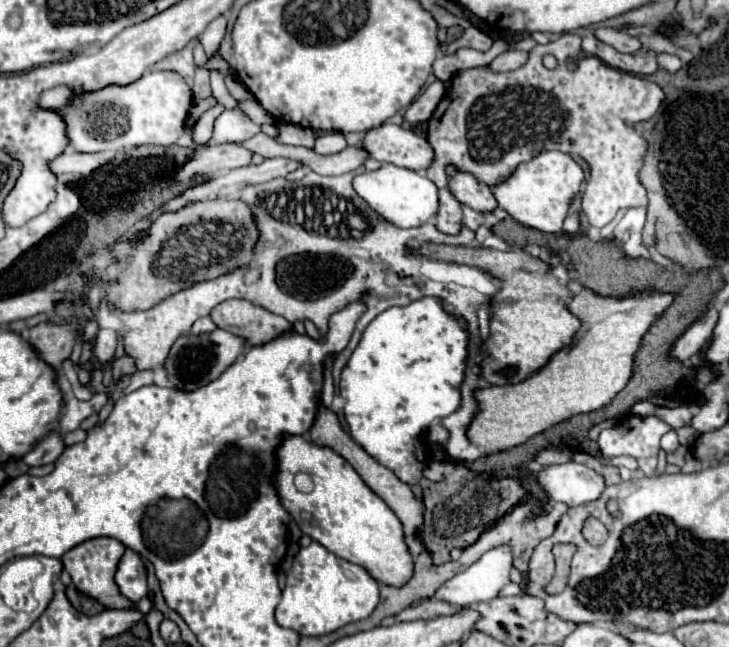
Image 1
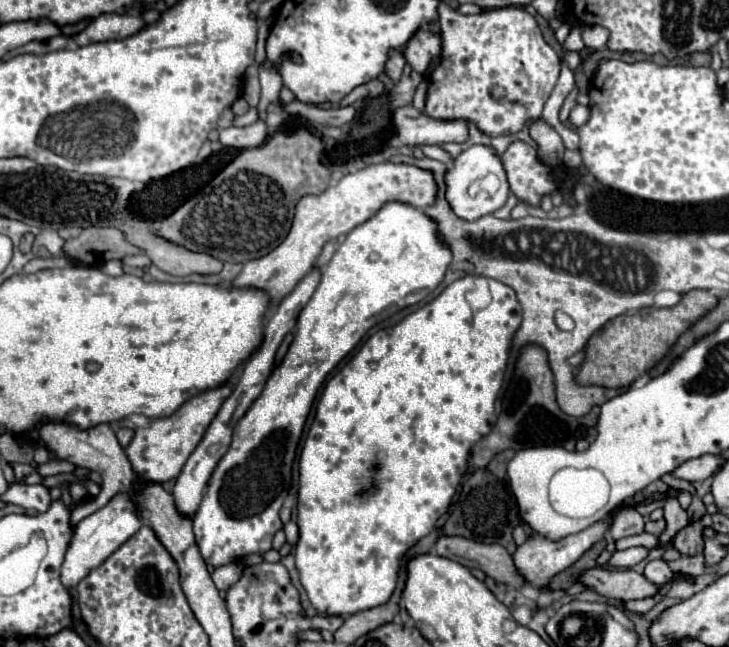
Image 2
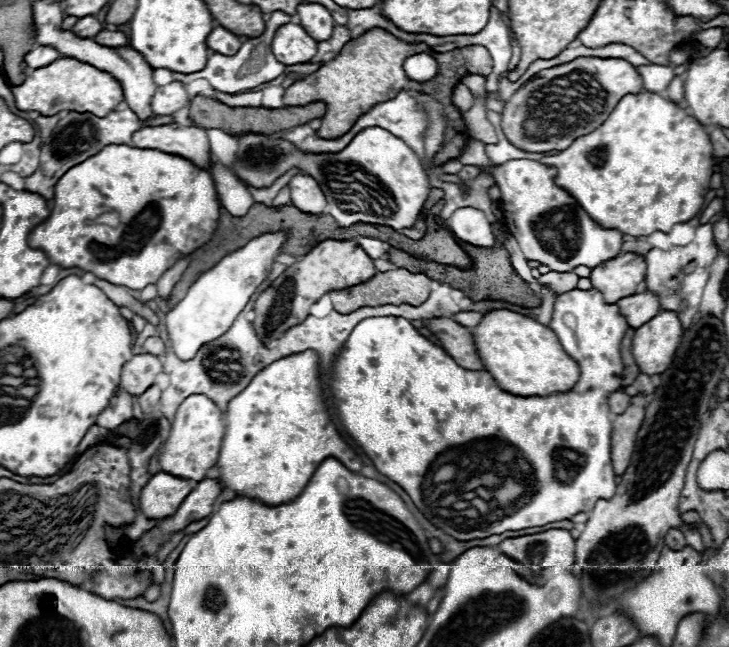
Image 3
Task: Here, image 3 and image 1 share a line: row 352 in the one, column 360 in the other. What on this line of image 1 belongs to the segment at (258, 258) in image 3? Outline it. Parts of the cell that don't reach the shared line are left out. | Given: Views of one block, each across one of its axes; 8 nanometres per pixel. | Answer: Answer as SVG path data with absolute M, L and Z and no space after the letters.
M384 164L374 172L364 172L354 178L354 190L376 210L384 220L398 228L412 228L428 222L438 214L438 188L434 182L416 170L406 170L394 164Z

